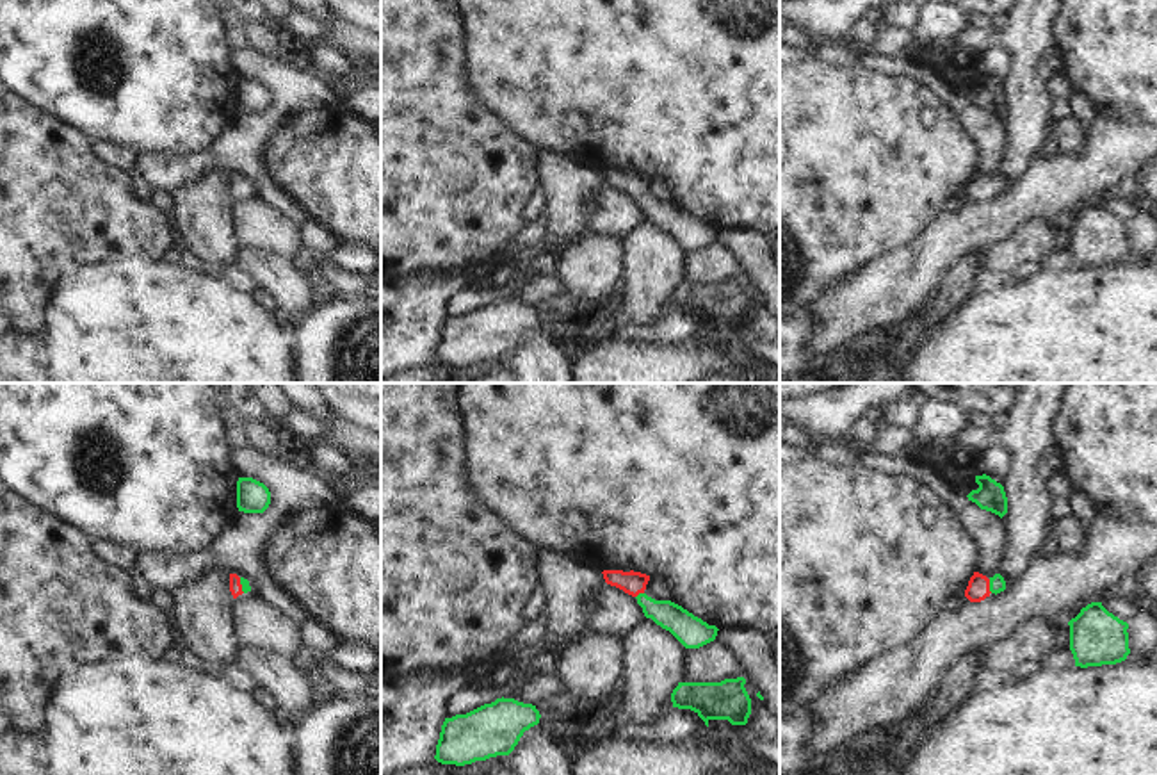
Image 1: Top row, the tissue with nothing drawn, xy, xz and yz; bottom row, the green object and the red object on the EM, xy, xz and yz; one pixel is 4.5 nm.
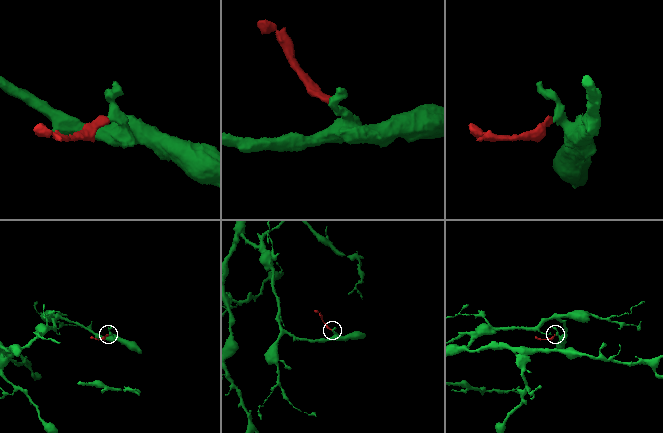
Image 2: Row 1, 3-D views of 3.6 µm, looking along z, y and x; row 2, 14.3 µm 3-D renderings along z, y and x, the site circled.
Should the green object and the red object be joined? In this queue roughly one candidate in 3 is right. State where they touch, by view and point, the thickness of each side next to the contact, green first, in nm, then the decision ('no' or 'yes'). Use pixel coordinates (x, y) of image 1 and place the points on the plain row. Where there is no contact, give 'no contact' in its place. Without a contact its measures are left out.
contact yz (990, 187); calibres 70 and 100 nm; yes

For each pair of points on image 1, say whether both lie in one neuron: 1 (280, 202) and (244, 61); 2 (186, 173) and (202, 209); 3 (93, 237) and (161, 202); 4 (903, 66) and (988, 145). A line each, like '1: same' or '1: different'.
1: same
2: different
3: different
4: same

